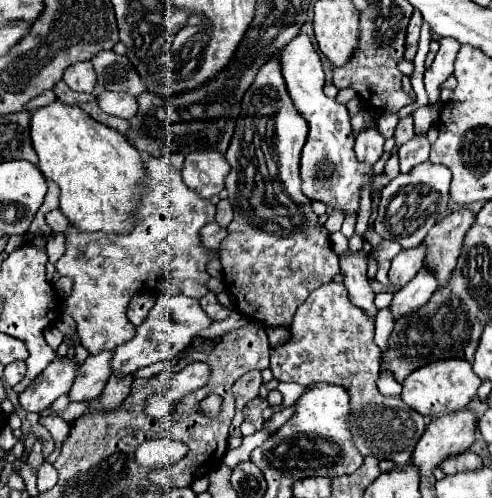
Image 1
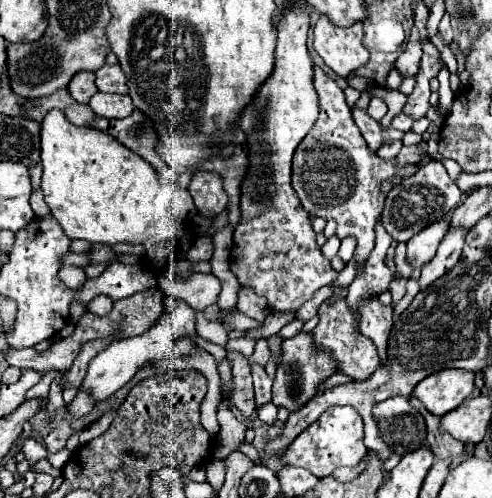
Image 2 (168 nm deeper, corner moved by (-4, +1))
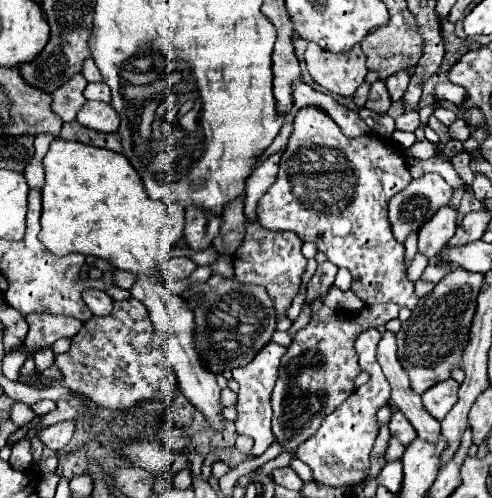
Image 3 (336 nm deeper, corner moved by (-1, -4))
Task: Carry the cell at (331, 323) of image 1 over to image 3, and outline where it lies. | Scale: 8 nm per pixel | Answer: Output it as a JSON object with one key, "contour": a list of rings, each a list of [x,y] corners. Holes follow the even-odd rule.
{"contour":[[[395,412],[393,414],[393,418],[389,422],[389,430],[391,430],[391,436],[397,438],[403,446],[407,446],[409,442],[413,442],[417,438],[415,428],[411,426],[411,422],[401,412]]]}

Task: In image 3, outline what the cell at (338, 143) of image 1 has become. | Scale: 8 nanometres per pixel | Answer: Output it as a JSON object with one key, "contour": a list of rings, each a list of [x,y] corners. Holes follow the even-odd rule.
{"contour":[[[301,108],[295,114],[293,134],[281,156],[277,180],[259,200],[257,218],[269,230],[291,230],[299,234],[303,242],[315,242],[329,262],[345,266],[351,272],[351,288],[367,306],[377,302],[395,302],[397,306],[413,310],[419,298],[405,274],[405,248],[393,238],[387,220],[387,204],[391,196],[403,190],[411,180],[407,160],[393,144],[371,134],[347,138],[333,118],[327,112],[321,112],[321,108]]]}

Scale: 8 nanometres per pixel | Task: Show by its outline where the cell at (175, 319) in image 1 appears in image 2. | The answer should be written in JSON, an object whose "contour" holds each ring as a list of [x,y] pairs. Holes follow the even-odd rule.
{"contour":[[[172,299],[172,315],[168,315],[168,311],[162,313],[160,321],[150,329],[146,331],[144,335],[140,337],[130,337],[130,339],[120,339],[120,341],[114,341],[112,345],[108,345],[104,351],[100,351],[90,363],[88,363],[88,371],[82,379],[82,385],[80,385],[80,391],[86,391],[94,405],[106,401],[110,395],[114,395],[122,385],[126,385],[134,373],[144,365],[144,363],[150,363],[150,361],[160,361],[160,359],[166,359],[168,351],[172,349],[172,343],[180,337],[180,335],[196,335],[194,331],[194,311],[180,299]]]}

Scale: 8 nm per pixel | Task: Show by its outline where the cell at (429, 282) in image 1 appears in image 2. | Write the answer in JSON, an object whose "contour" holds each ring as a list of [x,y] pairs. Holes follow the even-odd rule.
{"contour":[[[452,227],[444,241],[440,243],[438,251],[436,251],[436,257],[426,263],[422,267],[422,275],[420,275],[420,287],[428,287],[430,283],[434,283],[438,277],[442,277],[444,273],[448,273],[460,259],[462,255],[462,247],[464,247],[464,241],[466,241],[466,235],[468,235],[468,229],[462,229],[462,227]]]}

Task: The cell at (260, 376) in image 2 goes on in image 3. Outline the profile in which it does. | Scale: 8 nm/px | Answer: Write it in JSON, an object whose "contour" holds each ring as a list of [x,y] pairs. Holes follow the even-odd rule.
{"contour":[[[269,342],[257,356],[245,364],[245,368],[233,368],[233,378],[239,382],[239,400],[237,400],[237,420],[235,428],[239,434],[249,436],[255,440],[255,446],[251,450],[253,456],[261,456],[269,444],[273,442],[273,432],[271,432],[271,390],[277,380],[277,368],[279,360],[285,354],[285,346],[279,346],[275,342]]]}

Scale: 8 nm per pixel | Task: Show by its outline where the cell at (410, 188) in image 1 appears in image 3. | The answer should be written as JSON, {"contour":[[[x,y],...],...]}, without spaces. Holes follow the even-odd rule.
{"contour":[[[435,172],[423,174],[421,178],[413,180],[407,188],[397,192],[389,202],[389,222],[391,222],[391,228],[393,228],[395,240],[399,244],[403,244],[409,234],[419,232],[421,224],[425,224],[433,216],[433,212],[437,212],[437,208],[443,208],[443,206],[451,204],[451,196],[453,196],[451,186]]]}

